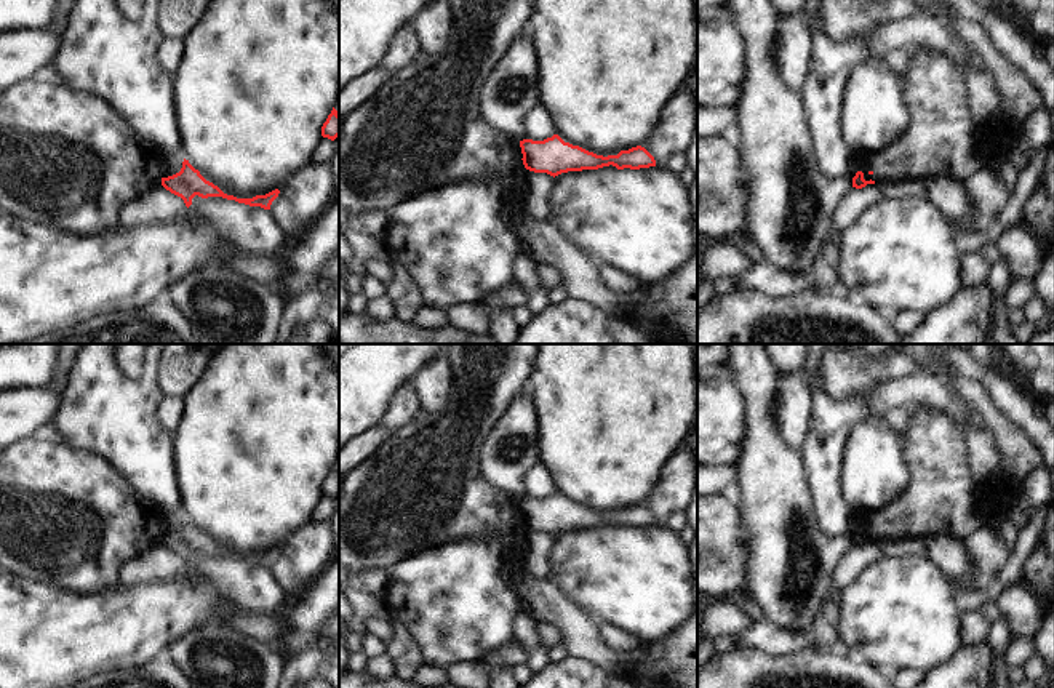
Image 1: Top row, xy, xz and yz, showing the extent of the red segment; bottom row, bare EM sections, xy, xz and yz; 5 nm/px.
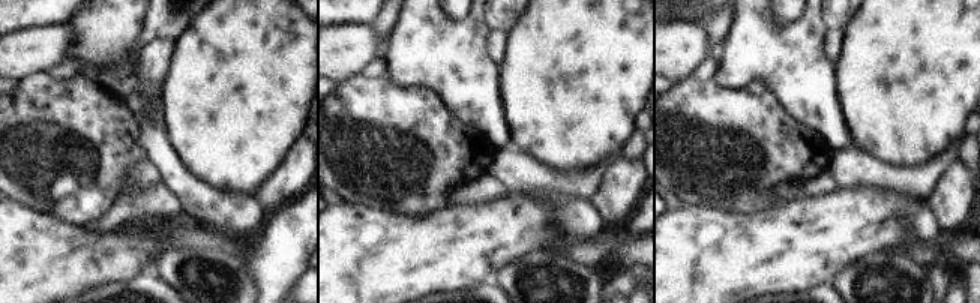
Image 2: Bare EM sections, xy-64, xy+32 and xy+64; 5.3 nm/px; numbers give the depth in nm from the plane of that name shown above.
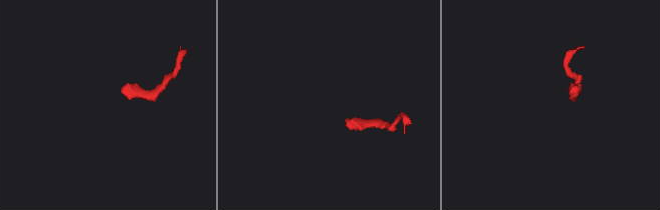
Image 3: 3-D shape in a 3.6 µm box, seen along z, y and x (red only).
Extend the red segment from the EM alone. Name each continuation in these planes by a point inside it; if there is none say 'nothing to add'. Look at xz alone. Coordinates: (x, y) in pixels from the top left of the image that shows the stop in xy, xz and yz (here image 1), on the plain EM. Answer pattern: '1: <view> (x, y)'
nothing to add

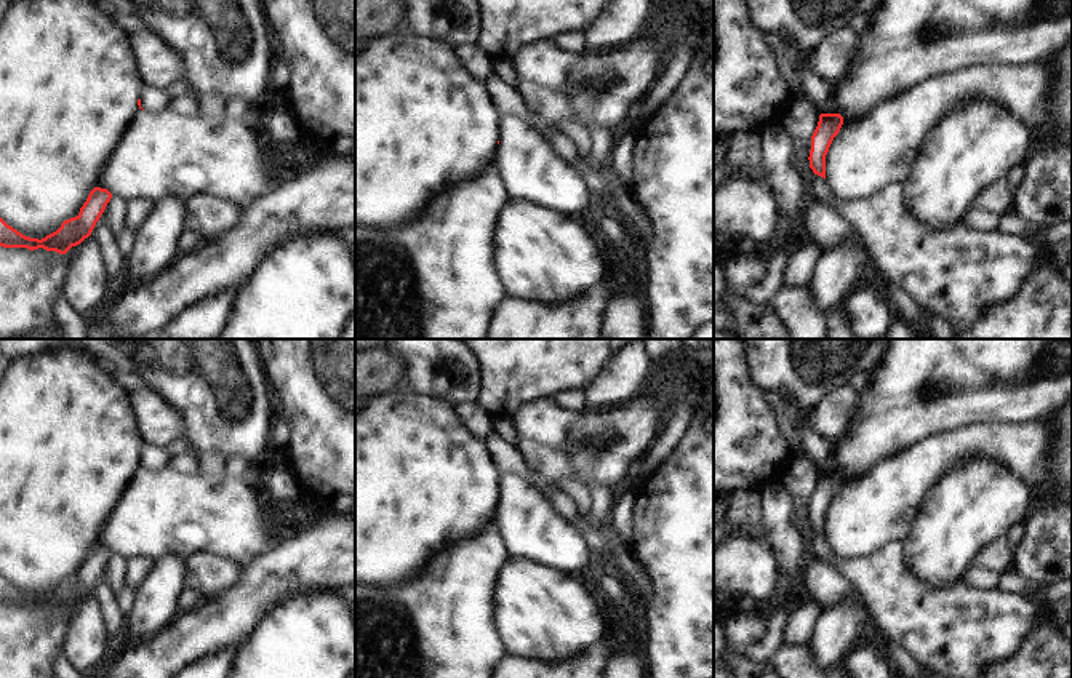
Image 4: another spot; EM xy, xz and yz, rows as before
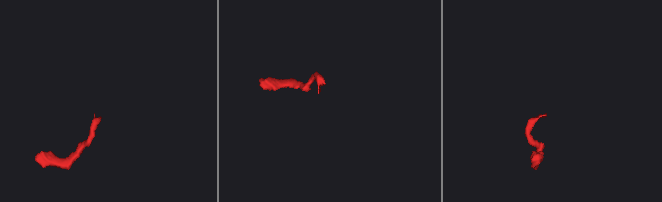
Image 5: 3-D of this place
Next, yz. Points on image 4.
nothing to add

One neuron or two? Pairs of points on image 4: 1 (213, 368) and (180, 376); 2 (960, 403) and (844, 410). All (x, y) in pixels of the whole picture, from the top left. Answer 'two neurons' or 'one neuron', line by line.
1: one neuron
2: two neurons

